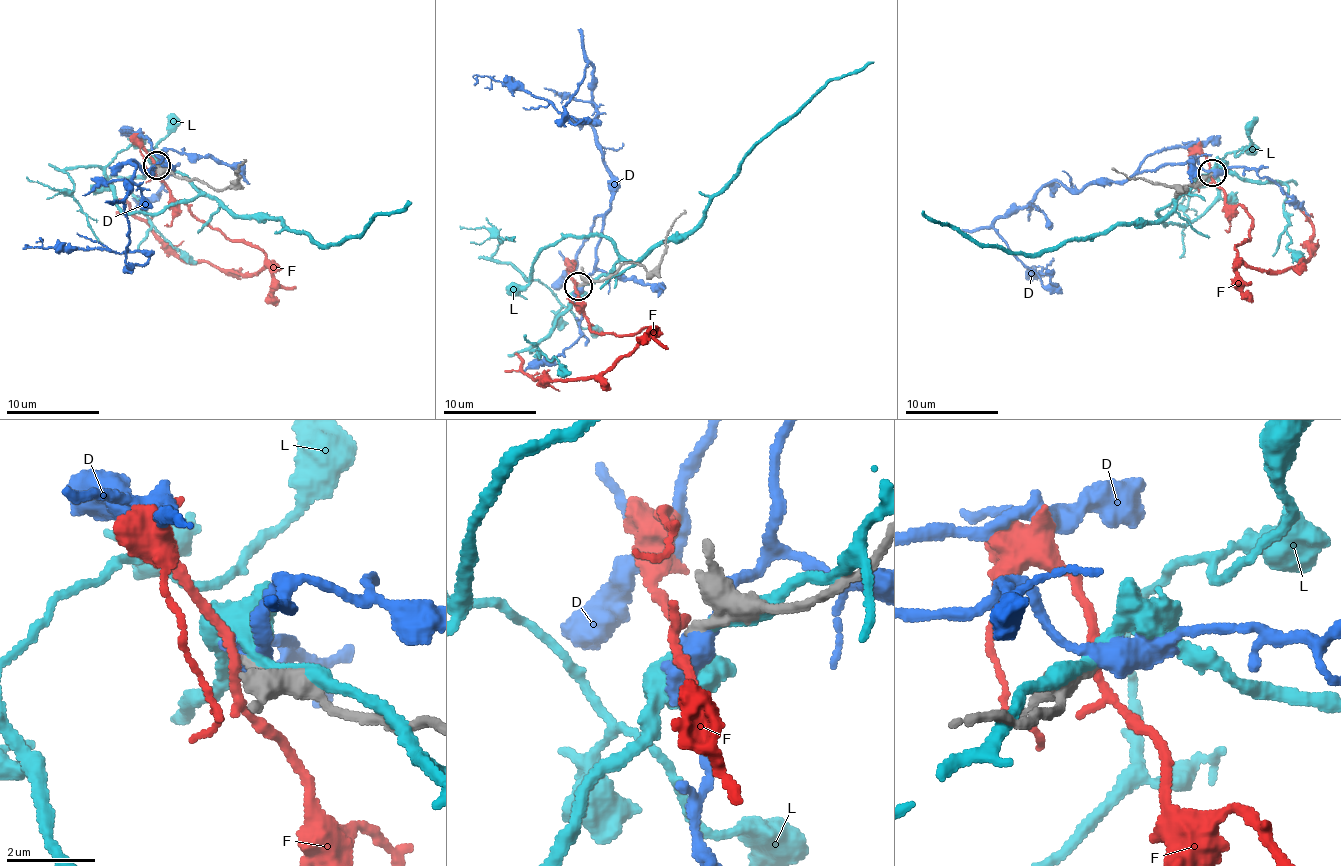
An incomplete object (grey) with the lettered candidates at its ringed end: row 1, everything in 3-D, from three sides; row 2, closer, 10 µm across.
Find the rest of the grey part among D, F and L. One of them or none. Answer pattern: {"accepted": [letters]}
{"accepted": []}

